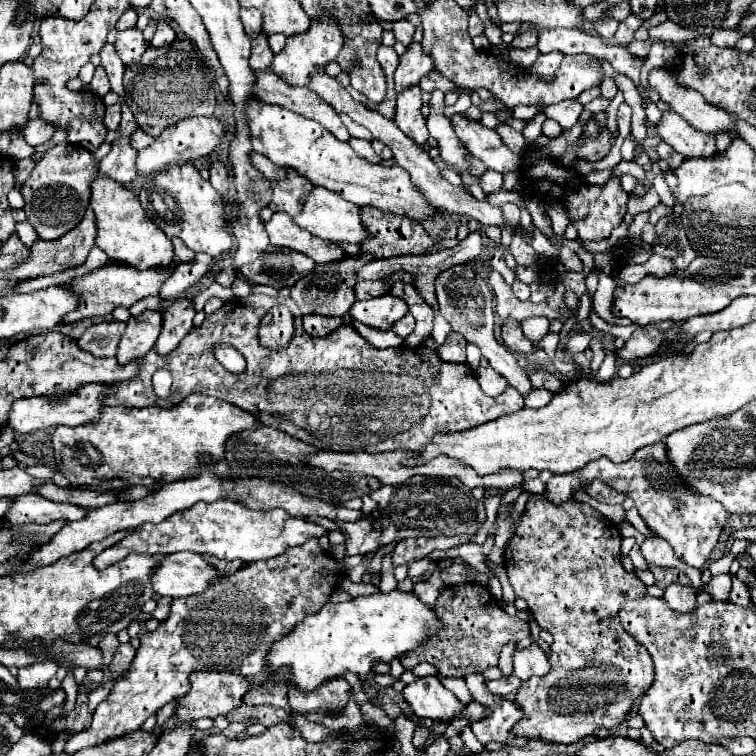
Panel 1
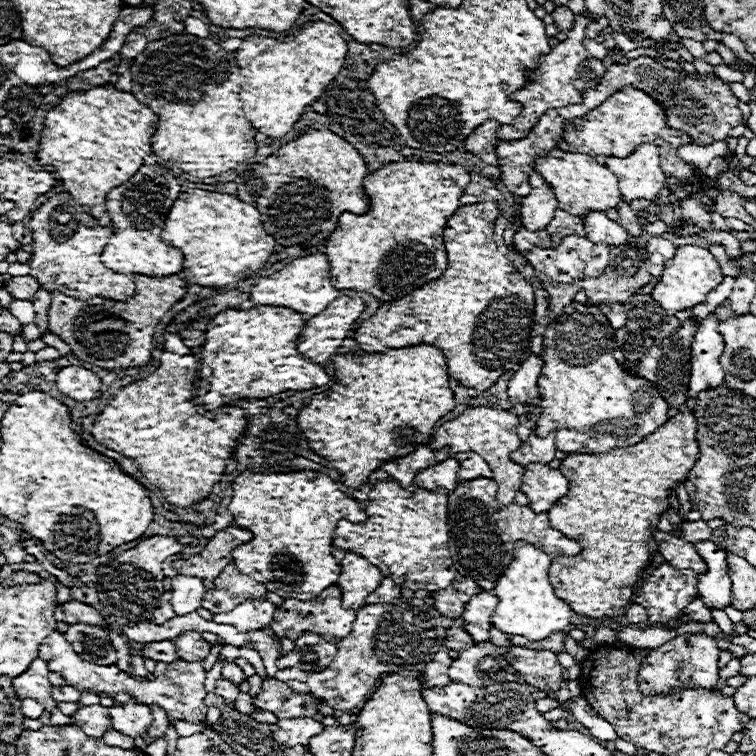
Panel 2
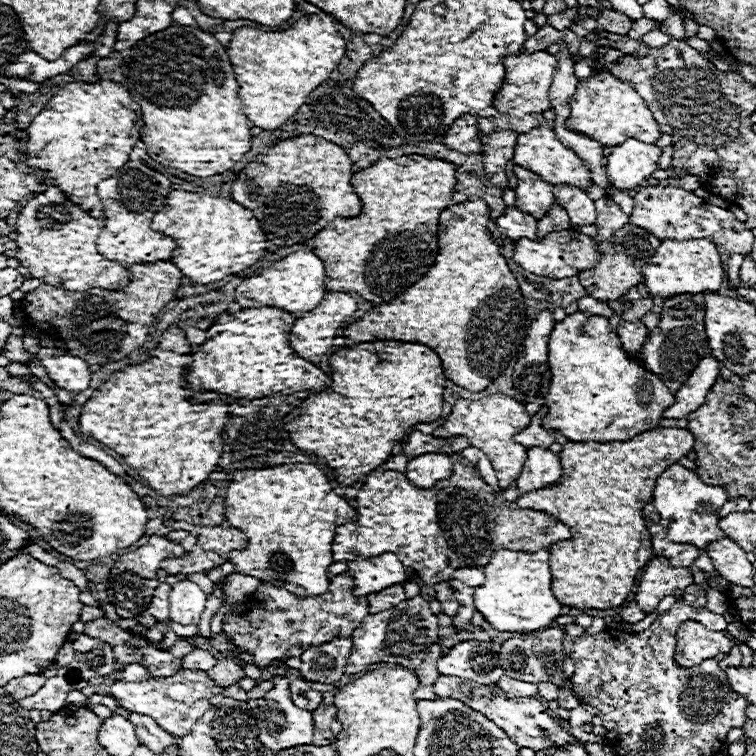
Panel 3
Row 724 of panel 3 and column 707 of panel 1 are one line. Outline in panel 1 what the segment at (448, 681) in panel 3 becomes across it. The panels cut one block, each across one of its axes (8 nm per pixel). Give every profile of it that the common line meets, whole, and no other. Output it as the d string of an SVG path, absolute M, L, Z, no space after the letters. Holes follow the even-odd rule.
M652 444L638 450L626 464L610 464L610 460L598 458L572 474L552 476L546 482L544 498L560 506L568 502L574 492L584 490L584 484L588 486L592 480L600 480L622 492L624 496L632 498L648 528L670 542L676 558L698 570L706 566L706 560L710 558L714 546L718 544L722 528L726 526L728 514L716 500L710 500L708 496L698 496L696 492L690 492L684 484L680 484L674 468L670 468L670 460L666 460L664 444Z

